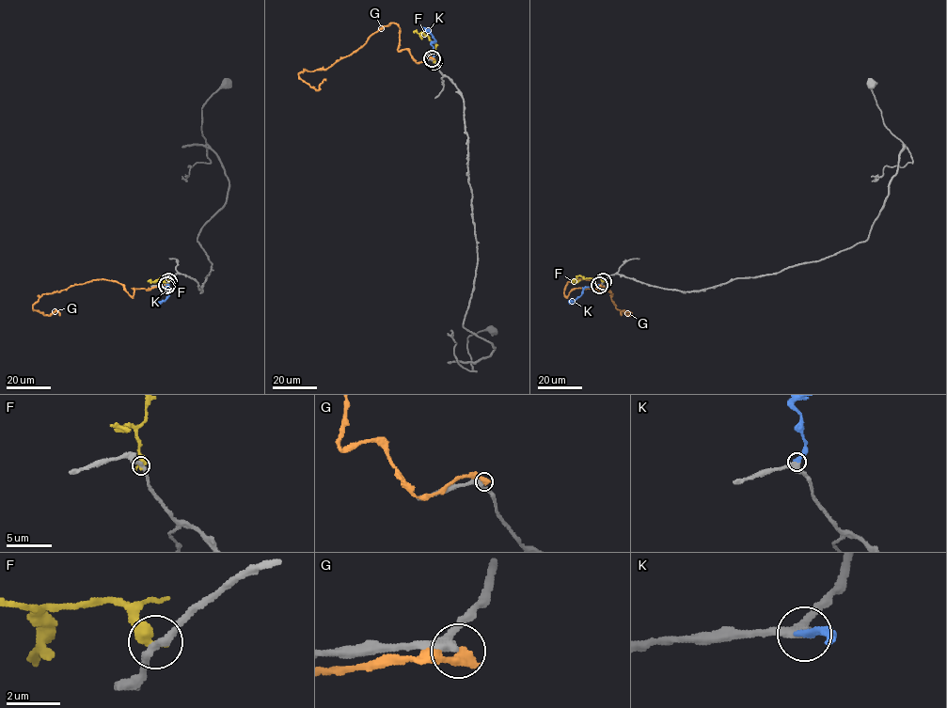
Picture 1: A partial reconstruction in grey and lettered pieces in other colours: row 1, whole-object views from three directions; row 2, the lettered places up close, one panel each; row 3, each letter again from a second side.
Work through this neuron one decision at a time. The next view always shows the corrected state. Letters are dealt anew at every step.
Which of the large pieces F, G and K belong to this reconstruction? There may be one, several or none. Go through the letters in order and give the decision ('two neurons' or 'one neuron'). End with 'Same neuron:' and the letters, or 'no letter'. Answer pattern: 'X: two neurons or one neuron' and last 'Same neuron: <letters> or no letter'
F: two neurons
G: two neurons
K: one neuron
Same neuron: K

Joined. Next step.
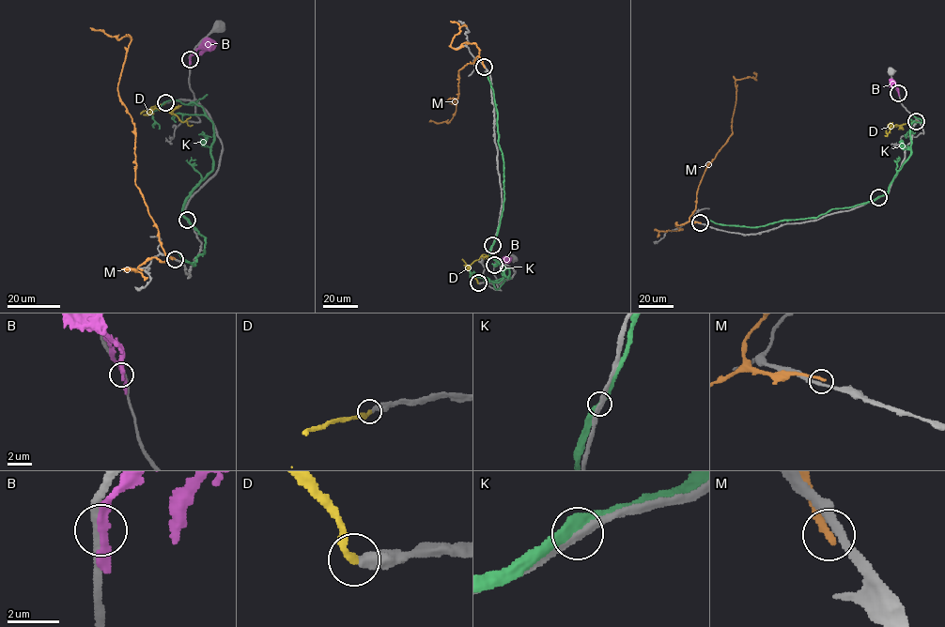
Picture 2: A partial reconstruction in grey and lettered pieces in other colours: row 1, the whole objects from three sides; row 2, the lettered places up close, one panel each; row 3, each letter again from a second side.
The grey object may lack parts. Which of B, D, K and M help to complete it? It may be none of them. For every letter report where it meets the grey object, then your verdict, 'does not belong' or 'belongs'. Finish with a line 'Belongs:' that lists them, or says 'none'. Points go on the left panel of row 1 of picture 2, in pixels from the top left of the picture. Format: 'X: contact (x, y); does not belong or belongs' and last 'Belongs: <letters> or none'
B: contact (190, 59); does not belong
D: contact (165, 102); belongs
K: contact (187, 220); does not belong
M: contact (175, 259); does not belong
Belongs: D

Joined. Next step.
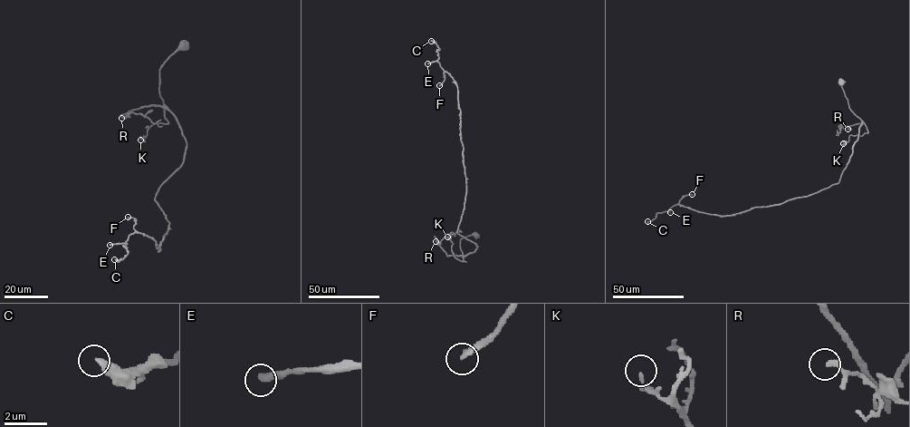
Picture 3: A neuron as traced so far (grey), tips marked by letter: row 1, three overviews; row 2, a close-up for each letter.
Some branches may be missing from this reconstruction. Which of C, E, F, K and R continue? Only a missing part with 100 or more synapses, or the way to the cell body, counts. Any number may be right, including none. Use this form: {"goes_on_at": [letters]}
{"goes_on_at": ["E", "F"]}

